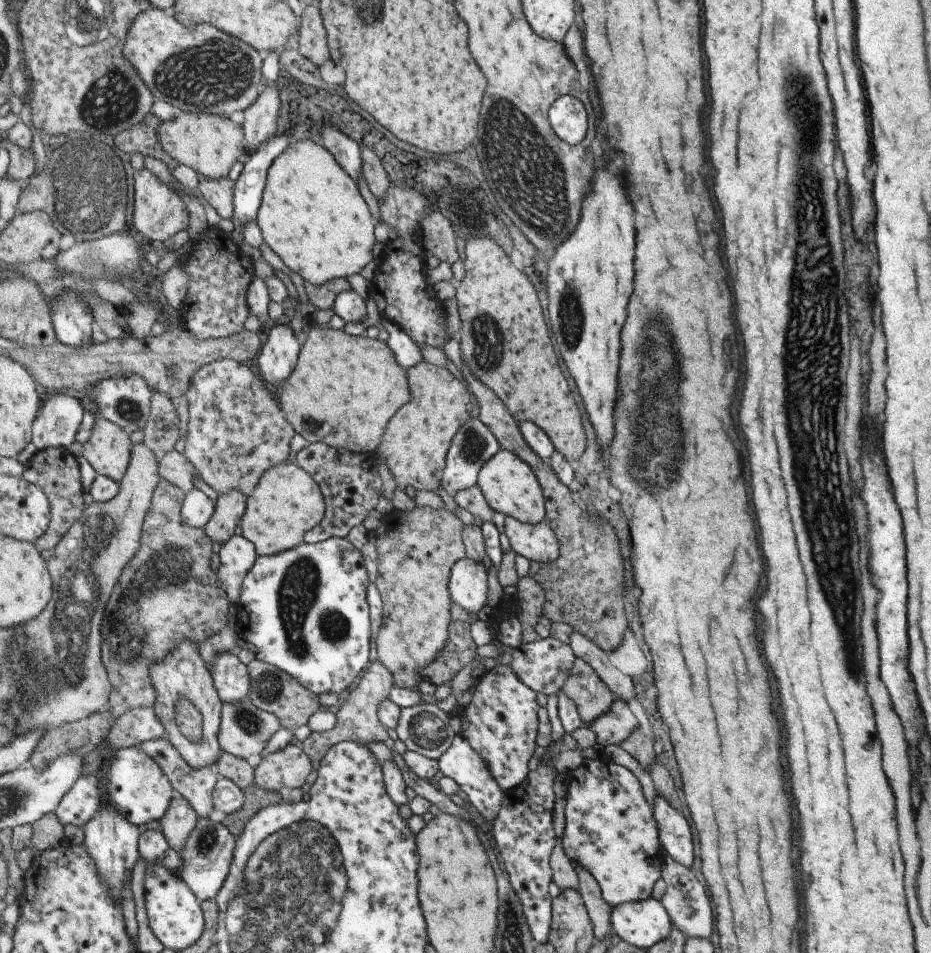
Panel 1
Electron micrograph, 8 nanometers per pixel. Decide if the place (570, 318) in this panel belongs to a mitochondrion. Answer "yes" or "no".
yes

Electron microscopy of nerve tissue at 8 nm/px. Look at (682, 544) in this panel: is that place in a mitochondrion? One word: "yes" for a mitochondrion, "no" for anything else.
yes

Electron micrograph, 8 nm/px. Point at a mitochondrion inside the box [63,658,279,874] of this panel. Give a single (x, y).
(247, 720)

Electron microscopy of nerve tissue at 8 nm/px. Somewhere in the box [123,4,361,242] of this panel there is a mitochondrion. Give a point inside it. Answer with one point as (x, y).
(187, 75)

